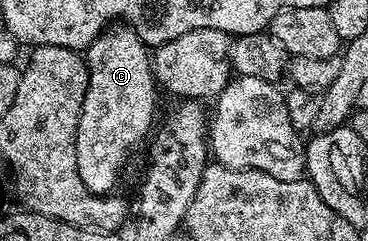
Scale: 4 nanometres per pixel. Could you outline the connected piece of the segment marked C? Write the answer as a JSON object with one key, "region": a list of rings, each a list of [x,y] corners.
{"region":[[[128,24],[110,25],[88,46],[83,57],[89,67],[89,83],[83,96],[83,108],[79,112],[79,128],[75,132],[75,164],[83,184],[87,184],[92,194],[109,196],[120,184],[121,173],[124,172],[129,157],[136,152],[137,145],[141,141],[144,143],[154,129],[153,113],[157,110],[159,87],[153,76],[150,47],[139,40],[133,27]]]}

